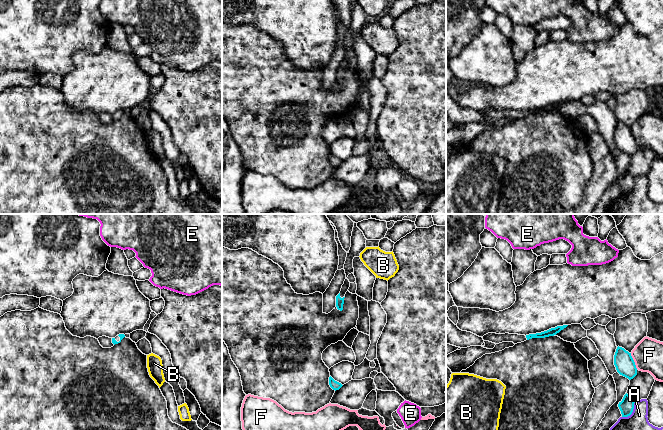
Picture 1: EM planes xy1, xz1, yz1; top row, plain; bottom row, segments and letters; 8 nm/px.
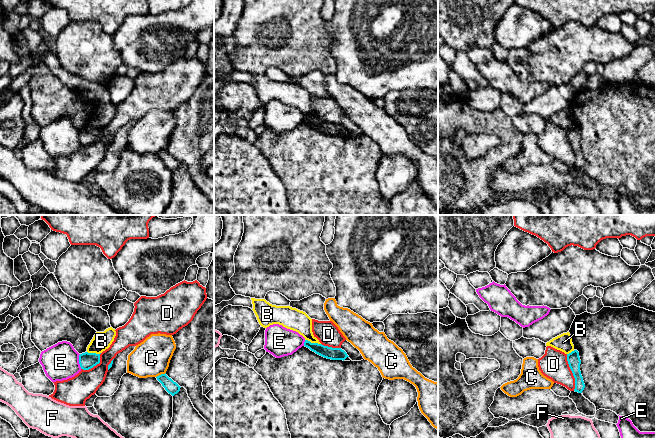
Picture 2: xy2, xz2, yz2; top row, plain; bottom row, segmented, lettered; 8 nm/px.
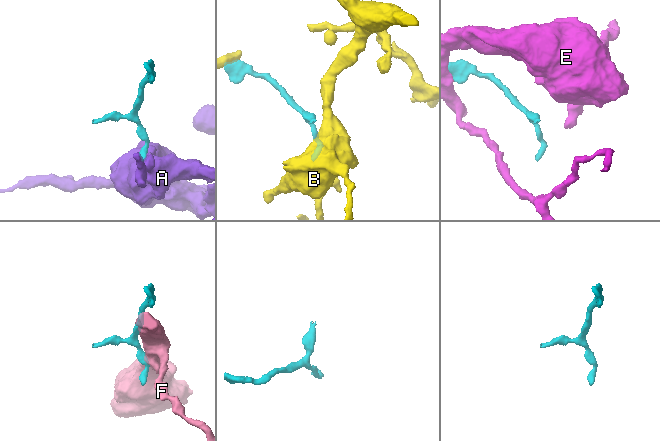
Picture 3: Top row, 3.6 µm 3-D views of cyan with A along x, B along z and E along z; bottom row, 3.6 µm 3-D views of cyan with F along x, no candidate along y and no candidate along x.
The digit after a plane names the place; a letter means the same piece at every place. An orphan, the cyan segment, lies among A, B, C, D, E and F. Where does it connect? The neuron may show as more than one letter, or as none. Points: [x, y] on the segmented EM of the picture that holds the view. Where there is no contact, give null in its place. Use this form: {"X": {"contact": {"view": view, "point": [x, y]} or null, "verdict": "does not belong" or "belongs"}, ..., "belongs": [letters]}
{"A": {"contact": {"view": "yz1", "point": [632, 411]}, "verdict": "does not belong"}, "B": {"contact": {"view": "xz2", "point": [313, 343]}, "verdict": "does not belong"}, "C": {"contact": {"view": "xy2", "point": [161, 374]}, "verdict": "does not belong"}, "D": {"contact": {"view": "yz2", "point": [572, 372]}, "verdict": "does not belong"}, "E": {"contact": {"view": "xy2", "point": [79, 361]}, "verdict": "does not belong"}, "F": {"contact": {"view": "yz1", "point": [633, 361]}, "verdict": "does not belong"}, "belongs": []}

